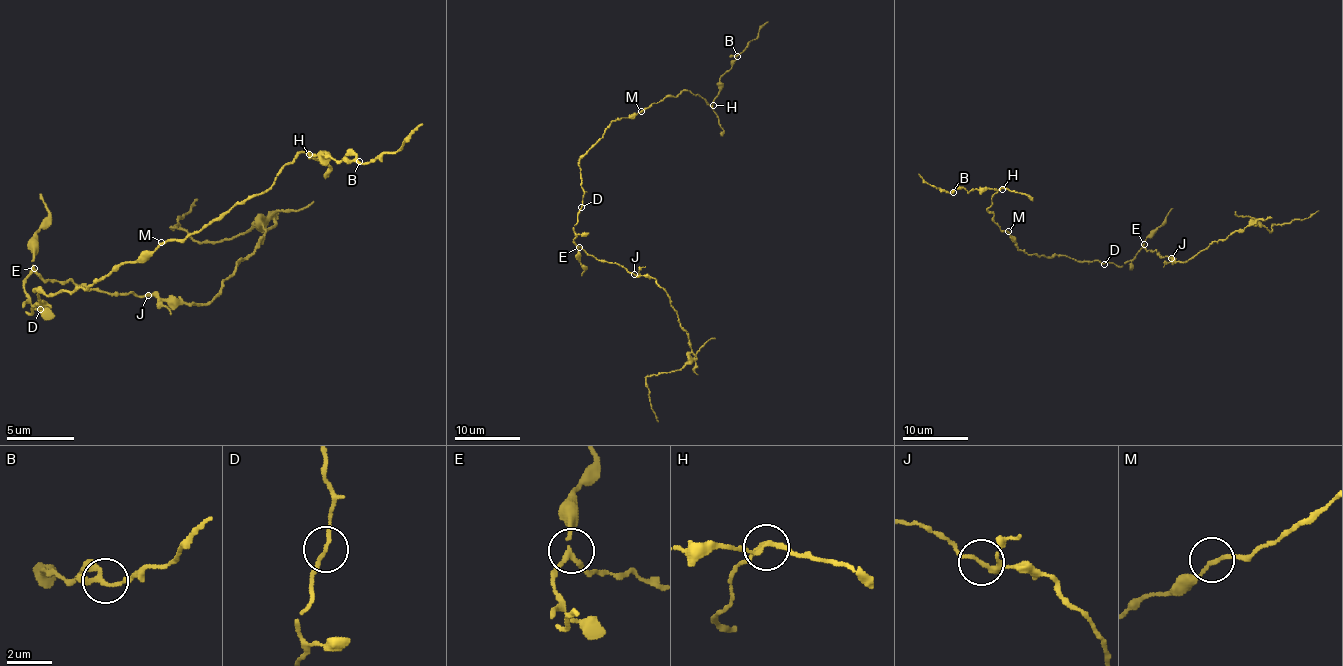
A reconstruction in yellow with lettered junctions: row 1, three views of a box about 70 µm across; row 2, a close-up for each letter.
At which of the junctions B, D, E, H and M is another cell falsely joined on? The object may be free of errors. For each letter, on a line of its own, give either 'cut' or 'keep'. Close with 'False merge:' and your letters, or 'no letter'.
B: keep
D: keep
E: cut
H: keep
M: keep
False merge: E

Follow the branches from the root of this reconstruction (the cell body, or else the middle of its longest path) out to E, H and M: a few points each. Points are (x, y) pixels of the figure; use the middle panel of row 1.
E: (581, 207), (573, 226), (573, 241), (578, 246)
H: (581, 207), (578, 161), (613, 121), (632, 118), (641, 110), (683, 90), (713, 105)
M: (581, 207), (583, 187), (578, 161), (613, 121), (632, 118), (641, 111)

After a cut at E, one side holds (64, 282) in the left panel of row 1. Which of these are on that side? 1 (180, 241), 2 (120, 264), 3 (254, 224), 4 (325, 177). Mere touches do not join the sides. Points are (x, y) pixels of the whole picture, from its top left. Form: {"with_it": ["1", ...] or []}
{"with_it": ["3"]}

